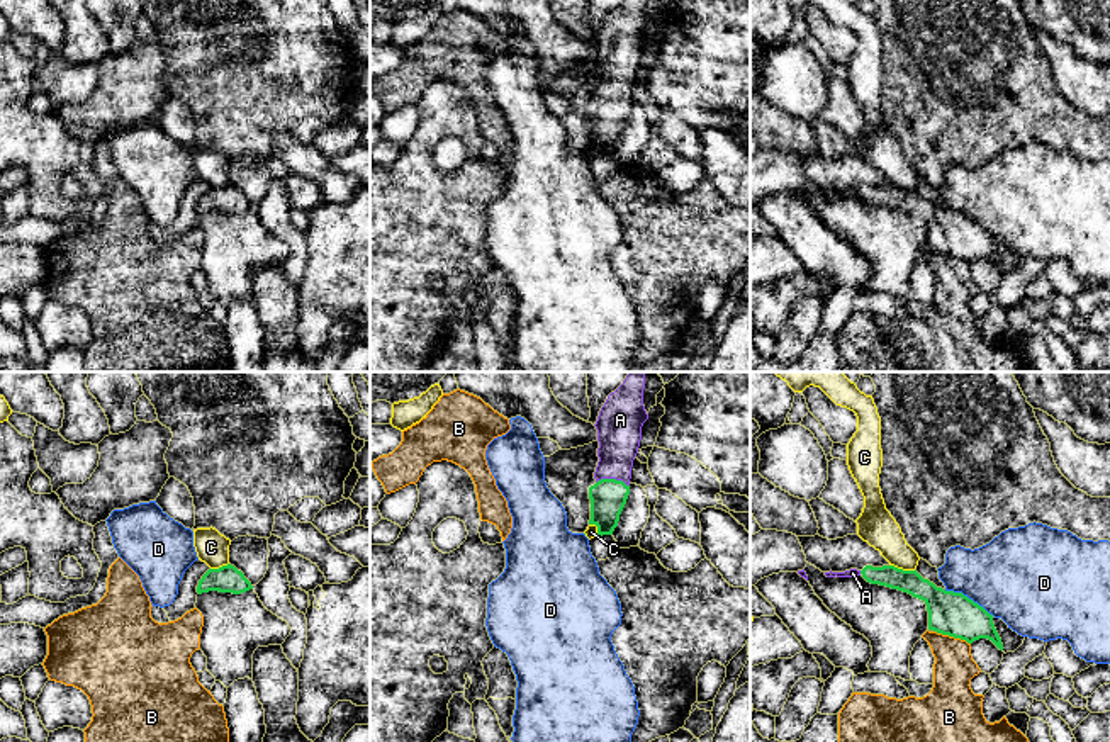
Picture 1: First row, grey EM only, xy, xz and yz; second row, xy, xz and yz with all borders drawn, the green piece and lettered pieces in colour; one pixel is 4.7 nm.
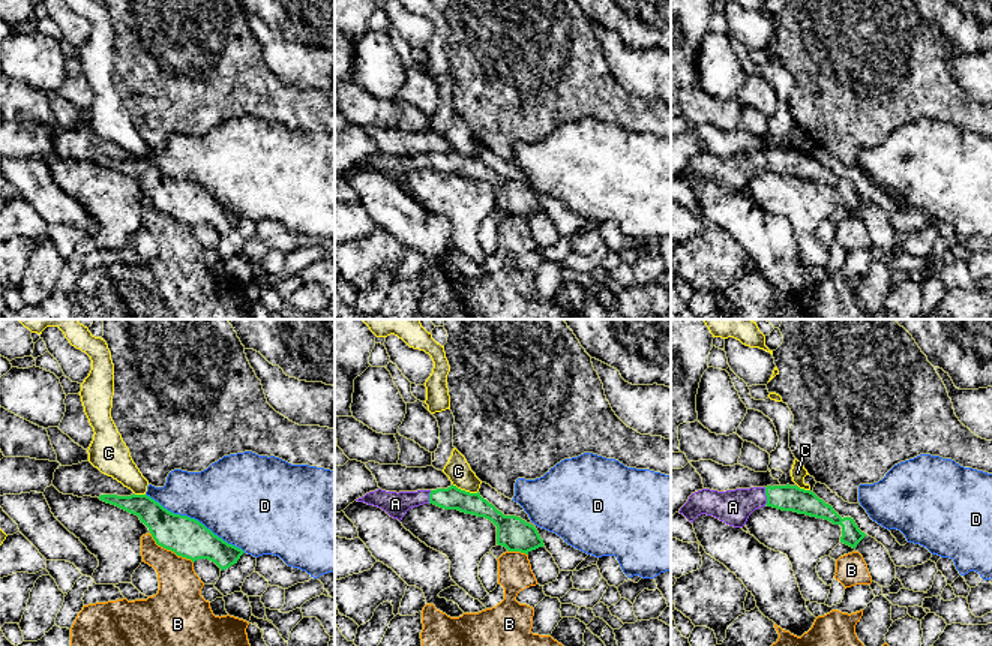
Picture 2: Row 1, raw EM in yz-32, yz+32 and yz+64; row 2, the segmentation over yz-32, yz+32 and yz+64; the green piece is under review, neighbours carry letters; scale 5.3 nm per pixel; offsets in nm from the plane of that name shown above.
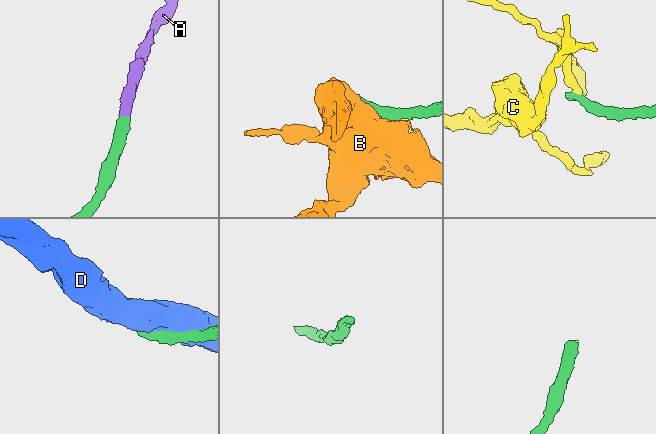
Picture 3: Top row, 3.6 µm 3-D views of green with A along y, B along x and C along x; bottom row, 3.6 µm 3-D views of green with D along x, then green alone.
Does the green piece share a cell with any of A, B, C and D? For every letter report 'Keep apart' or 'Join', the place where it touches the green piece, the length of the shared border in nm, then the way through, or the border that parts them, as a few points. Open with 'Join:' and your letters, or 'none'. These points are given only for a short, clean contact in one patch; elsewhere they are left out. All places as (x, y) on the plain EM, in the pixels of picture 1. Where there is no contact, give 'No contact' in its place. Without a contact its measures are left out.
Join: A
A: Join. Touches green at xz (613, 99). Shared border 160 nm. Path across: xz (608, 116), (613, 99), (618, 46)
B: Keep apart. Touches green at yz (953, 255). Shared border 190 nm. Boundary: yz (934, 250), (964, 258), (969, 264)
C: Keep apart. Touches green at yz (902, 189). Shared border 120 nm. Boundary: yz (890, 184), (913, 191)
D: Keep apart. Touches green at yz (968, 218). Shared border 260 nm

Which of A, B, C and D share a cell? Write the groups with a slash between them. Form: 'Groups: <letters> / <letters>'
Groups: A / B / C / D

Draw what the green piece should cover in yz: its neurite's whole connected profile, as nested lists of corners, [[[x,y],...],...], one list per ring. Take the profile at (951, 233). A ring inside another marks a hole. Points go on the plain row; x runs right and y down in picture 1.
[[[866,185],[861,194],[871,204],[898,209],[922,219],[928,231],[928,250],[966,260],[967,263],[988,258],[1003,270],[993,234],[962,212],[937,207],[917,190],[903,190],[894,185]]]

